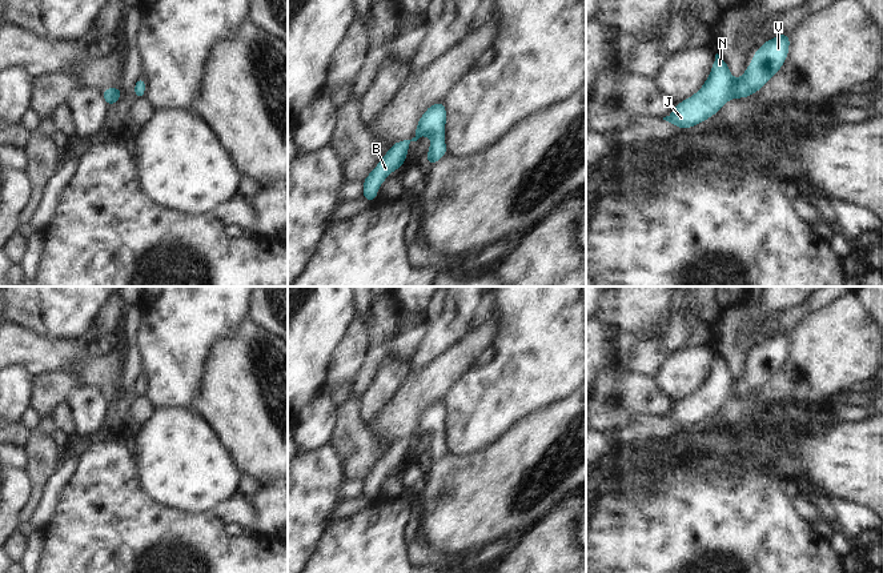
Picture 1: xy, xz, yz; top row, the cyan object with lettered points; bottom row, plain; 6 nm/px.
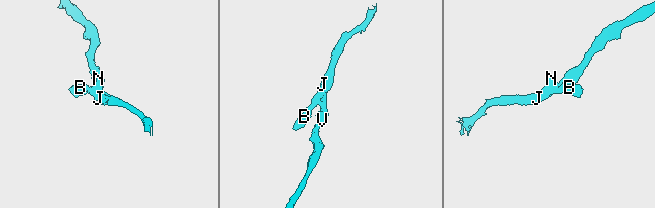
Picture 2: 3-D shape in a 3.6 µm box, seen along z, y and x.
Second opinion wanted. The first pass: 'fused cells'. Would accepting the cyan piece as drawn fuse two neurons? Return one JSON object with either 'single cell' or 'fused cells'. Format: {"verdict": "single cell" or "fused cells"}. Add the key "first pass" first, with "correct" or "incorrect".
{"first pass": "incorrect", "verdict": "single cell"}

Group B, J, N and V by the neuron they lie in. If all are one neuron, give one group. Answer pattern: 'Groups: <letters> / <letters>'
Groups: B J N V.

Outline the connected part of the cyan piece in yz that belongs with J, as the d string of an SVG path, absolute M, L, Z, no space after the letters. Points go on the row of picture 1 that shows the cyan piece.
M782 33L762 44L751 59L751 64L744 69L743 76L735 80L729 71L729 64L717 53L713 63L711 72L702 85L702 88L691 97L677 104L674 111L663 117L681 129L689 129L699 123L709 120L713 115L718 113L725 103L731 99L744 99L756 93L768 80L783 67L790 48L790 35Z

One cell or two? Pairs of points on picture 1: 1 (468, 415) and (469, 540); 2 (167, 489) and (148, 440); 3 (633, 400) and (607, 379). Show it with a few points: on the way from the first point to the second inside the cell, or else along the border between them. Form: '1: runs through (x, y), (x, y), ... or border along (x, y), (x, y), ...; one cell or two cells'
1: border along (496, 440), (470, 455), (448, 453); two cells
2: runs through (167, 477), (167, 459), (160, 452); one cell
3: border along (623, 371), (618, 385), (618, 401), (629, 413); two cells

